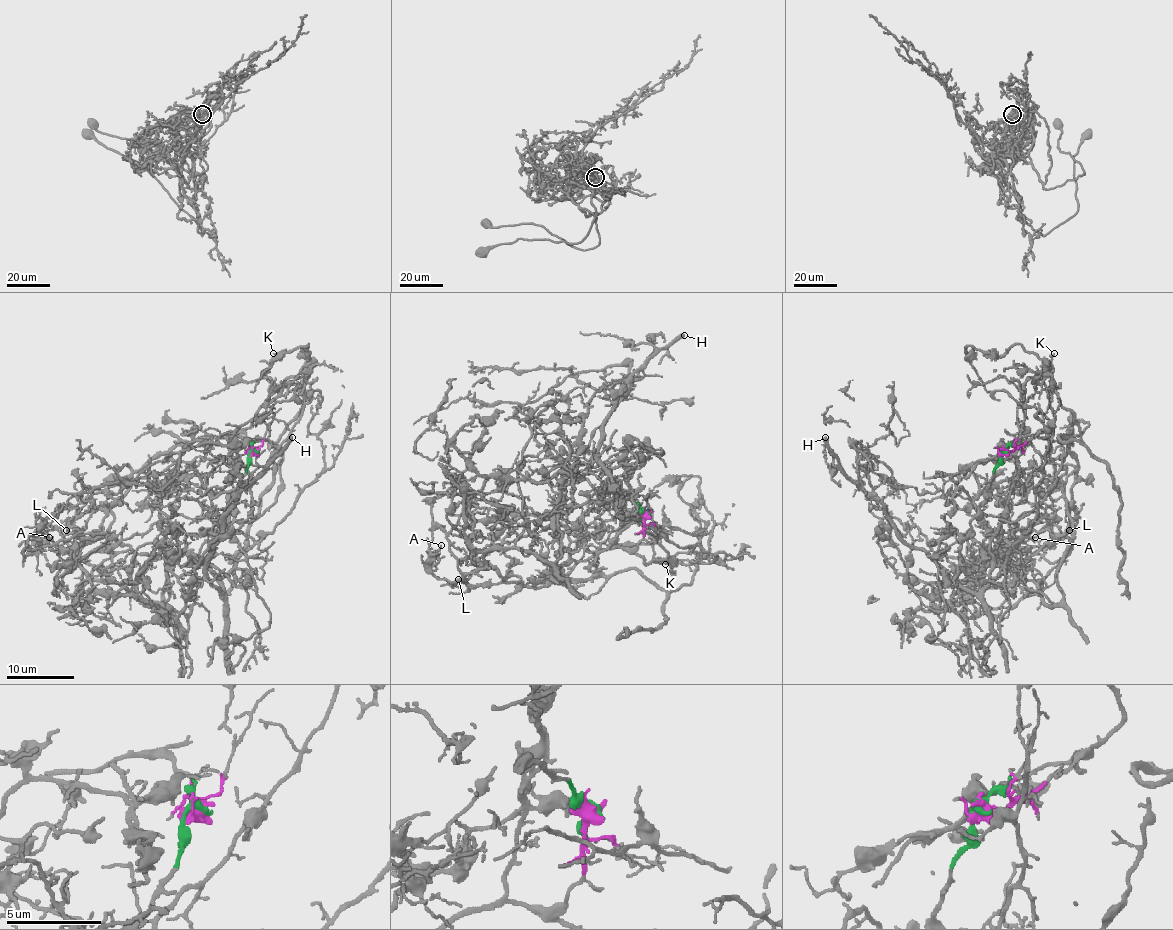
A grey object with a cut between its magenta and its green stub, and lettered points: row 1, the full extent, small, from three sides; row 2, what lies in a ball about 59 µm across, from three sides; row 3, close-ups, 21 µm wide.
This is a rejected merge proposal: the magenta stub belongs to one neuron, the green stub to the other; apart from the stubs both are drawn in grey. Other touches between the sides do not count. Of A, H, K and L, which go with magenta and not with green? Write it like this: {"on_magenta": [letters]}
{"on_magenta": ["A", "K", "L"]}

